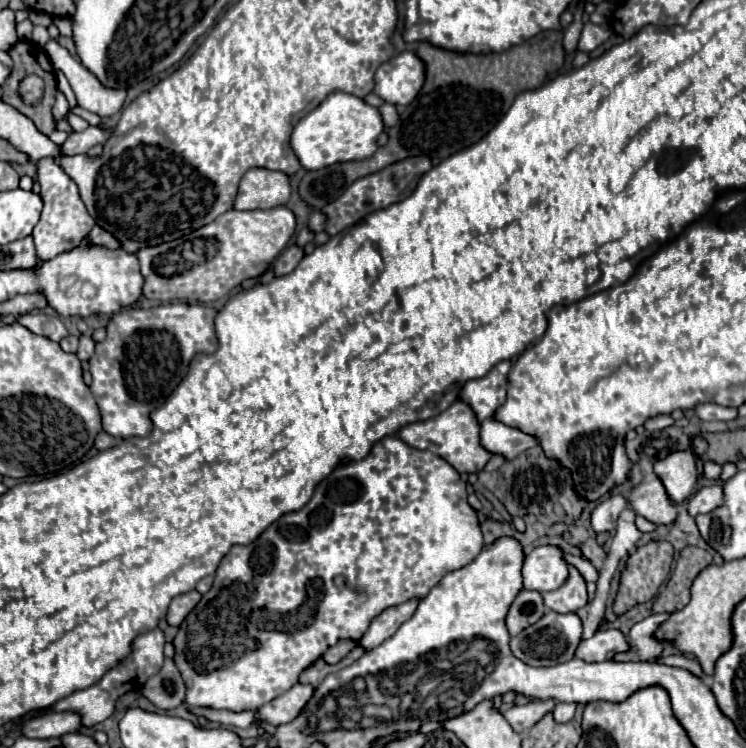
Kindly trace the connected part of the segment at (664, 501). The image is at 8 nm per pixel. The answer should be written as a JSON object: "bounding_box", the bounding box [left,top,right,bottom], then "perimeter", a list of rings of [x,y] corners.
{"bounding_box":[628,482,676,524],"perimeter":[[[642,482],[628,494],[628,504],[636,516],[654,524],[672,524],[676,518],[676,506],[670,502],[662,482]]]}

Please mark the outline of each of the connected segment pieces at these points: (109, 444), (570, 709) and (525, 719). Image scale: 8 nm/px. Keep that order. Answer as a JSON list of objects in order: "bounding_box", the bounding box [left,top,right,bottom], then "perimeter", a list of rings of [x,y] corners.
[{"bounding_box":[94,432,118,450],"perimeter":[[[100,432],[100,434],[96,436],[96,442],[94,442],[94,446],[96,446],[98,450],[108,450],[108,448],[114,448],[116,444],[118,444],[118,440],[116,440],[114,436],[106,434],[106,432]]]},{"bounding_box":[554,702,576,722],"perimeter":[[[558,702],[556,708],[554,708],[554,720],[556,722],[570,722],[572,716],[574,716],[574,710],[576,710],[576,704]]]},{"bounding_box":[504,700,554,732],"perimeter":[[[546,700],[546,702],[528,702],[528,704],[514,704],[510,710],[504,712],[504,718],[508,720],[508,724],[514,728],[514,732],[524,732],[528,728],[532,728],[538,720],[542,720],[544,714],[552,712],[554,708],[554,700]]]}]

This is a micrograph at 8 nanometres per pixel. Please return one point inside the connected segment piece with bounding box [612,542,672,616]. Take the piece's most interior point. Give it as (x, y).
(647, 568)

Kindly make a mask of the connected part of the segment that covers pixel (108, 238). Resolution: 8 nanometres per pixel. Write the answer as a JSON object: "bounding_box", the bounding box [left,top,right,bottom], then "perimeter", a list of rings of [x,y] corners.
{"bounding_box":[88,226,120,250],"perimeter":[[[94,226],[94,228],[92,228],[92,232],[88,234],[88,240],[90,240],[90,244],[94,244],[94,246],[104,246],[104,248],[110,248],[110,250],[116,250],[116,248],[120,246],[120,242],[118,242],[110,232],[102,230],[100,226]]]}

